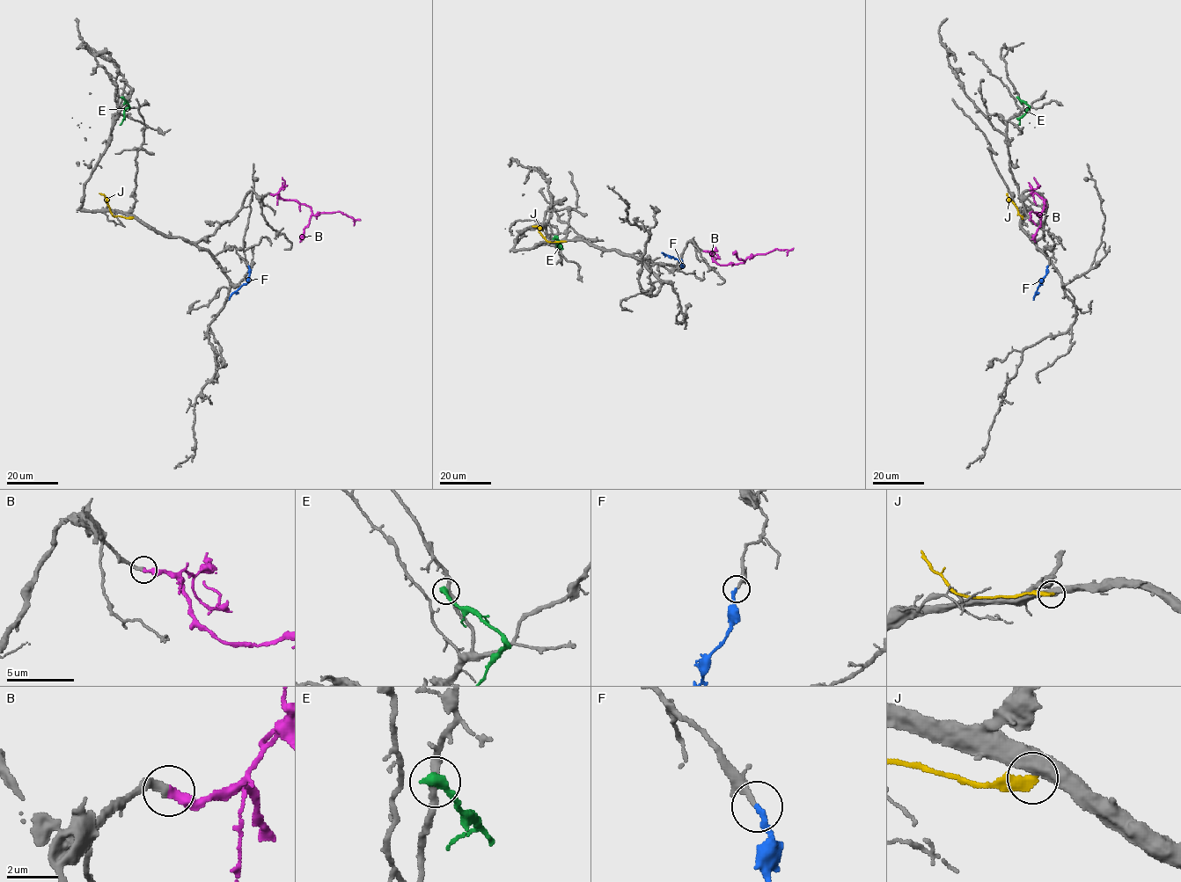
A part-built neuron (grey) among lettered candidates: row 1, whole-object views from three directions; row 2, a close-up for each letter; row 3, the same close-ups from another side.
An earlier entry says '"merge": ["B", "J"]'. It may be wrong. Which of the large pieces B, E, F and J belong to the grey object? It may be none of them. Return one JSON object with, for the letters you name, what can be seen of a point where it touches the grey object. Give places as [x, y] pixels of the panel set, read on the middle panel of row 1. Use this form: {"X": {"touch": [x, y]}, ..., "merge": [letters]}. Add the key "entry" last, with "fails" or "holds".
{"B": {"touch": [703, 251]}, "F": {"touch": [681, 266]}, "merge": ["B", "F"], "entry": "fails"}

